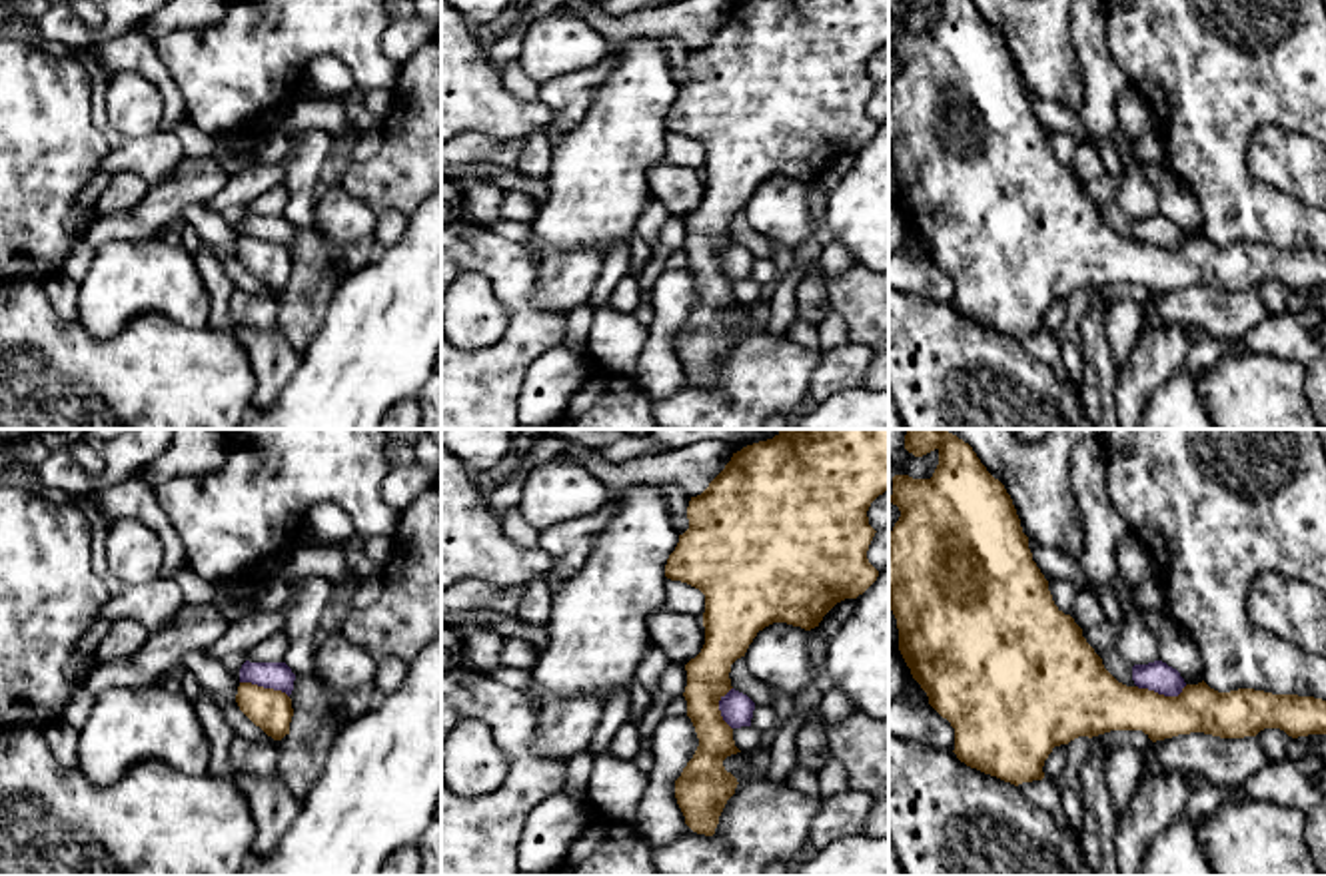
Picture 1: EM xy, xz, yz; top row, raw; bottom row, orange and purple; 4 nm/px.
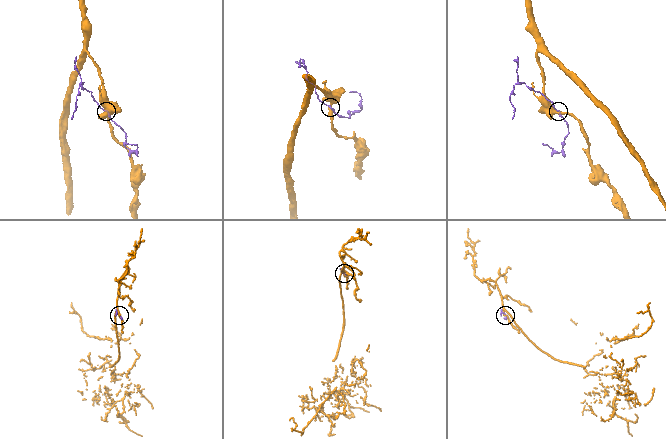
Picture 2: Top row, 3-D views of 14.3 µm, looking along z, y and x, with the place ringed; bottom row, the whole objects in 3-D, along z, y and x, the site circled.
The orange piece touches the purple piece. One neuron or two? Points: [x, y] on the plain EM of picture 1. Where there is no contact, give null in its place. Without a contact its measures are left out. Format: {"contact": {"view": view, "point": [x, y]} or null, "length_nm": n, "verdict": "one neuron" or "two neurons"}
{"contact": {"view": "yz", "point": [1163, 248]}, "length_nm": 200, "verdict": "two neurons"}

